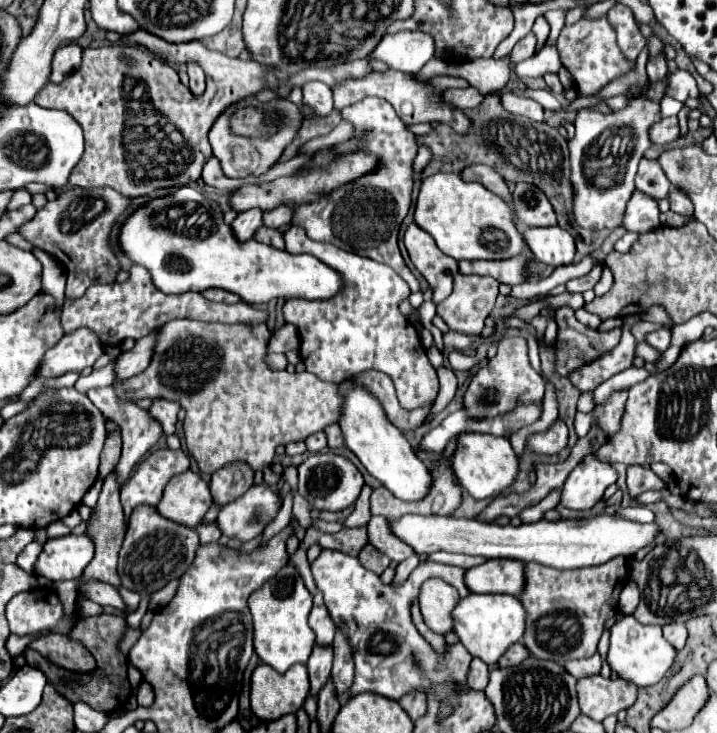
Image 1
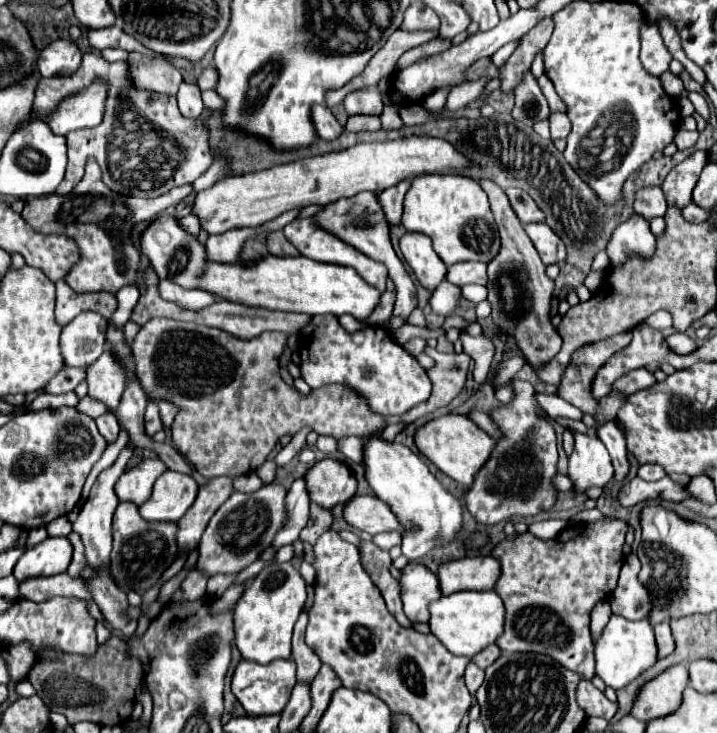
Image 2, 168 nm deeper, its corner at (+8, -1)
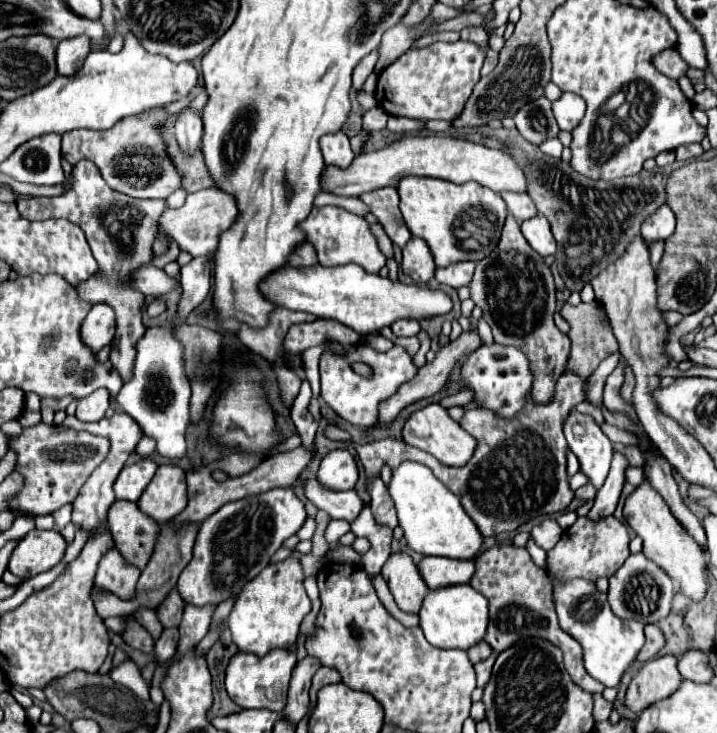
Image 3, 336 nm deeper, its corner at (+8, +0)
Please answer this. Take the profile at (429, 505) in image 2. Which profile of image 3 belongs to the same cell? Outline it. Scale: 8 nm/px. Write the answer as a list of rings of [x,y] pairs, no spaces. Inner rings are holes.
[[[404,460],[398,468],[392,468],[388,492],[396,504],[398,522],[404,530],[408,546],[422,556],[446,556],[446,558],[474,558],[482,546],[482,534],[470,516],[462,510],[458,496],[454,496],[428,466]]]

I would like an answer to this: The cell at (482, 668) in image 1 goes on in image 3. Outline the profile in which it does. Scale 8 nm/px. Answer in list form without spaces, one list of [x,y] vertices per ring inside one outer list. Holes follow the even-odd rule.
[[[488,658],[484,662],[478,662],[474,664],[474,670],[476,670],[476,678],[478,678],[478,688],[484,688],[488,678],[490,678],[490,672],[492,672],[492,664],[494,664],[494,658]]]

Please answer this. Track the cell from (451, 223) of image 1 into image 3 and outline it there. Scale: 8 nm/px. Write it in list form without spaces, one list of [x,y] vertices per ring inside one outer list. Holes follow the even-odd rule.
[[[406,176],[398,184],[400,210],[412,236],[428,242],[436,266],[446,266],[460,260],[482,260],[498,244],[506,218],[506,204],[500,194],[486,186],[466,182],[450,184],[438,178]]]

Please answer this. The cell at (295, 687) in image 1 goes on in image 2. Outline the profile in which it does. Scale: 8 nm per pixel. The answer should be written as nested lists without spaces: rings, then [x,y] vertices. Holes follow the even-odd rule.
[[[242,659],[234,669],[230,687],[248,715],[270,715],[270,713],[280,713],[286,707],[294,685],[296,681],[294,681],[294,661],[292,659],[272,661],[270,665],[258,665],[254,661]]]

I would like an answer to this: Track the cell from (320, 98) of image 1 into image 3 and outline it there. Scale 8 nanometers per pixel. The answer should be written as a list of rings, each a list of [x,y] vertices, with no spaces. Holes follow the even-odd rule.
[[[342,130],[322,136],[320,150],[322,150],[322,156],[324,156],[326,164],[346,168],[354,160],[354,152],[350,148],[350,138]]]

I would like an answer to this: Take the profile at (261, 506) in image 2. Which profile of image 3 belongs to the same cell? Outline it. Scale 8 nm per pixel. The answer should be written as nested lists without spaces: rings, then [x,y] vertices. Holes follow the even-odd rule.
[[[274,488],[256,496],[246,496],[246,498],[224,504],[216,514],[208,516],[198,530],[194,556],[178,580],[180,596],[188,604],[204,606],[204,604],[220,604],[228,596],[238,594],[246,582],[250,582],[254,576],[260,574],[262,568],[268,566],[272,554],[282,546],[286,538],[294,536],[300,530],[304,520],[306,520],[304,502],[294,494],[292,488]]]

